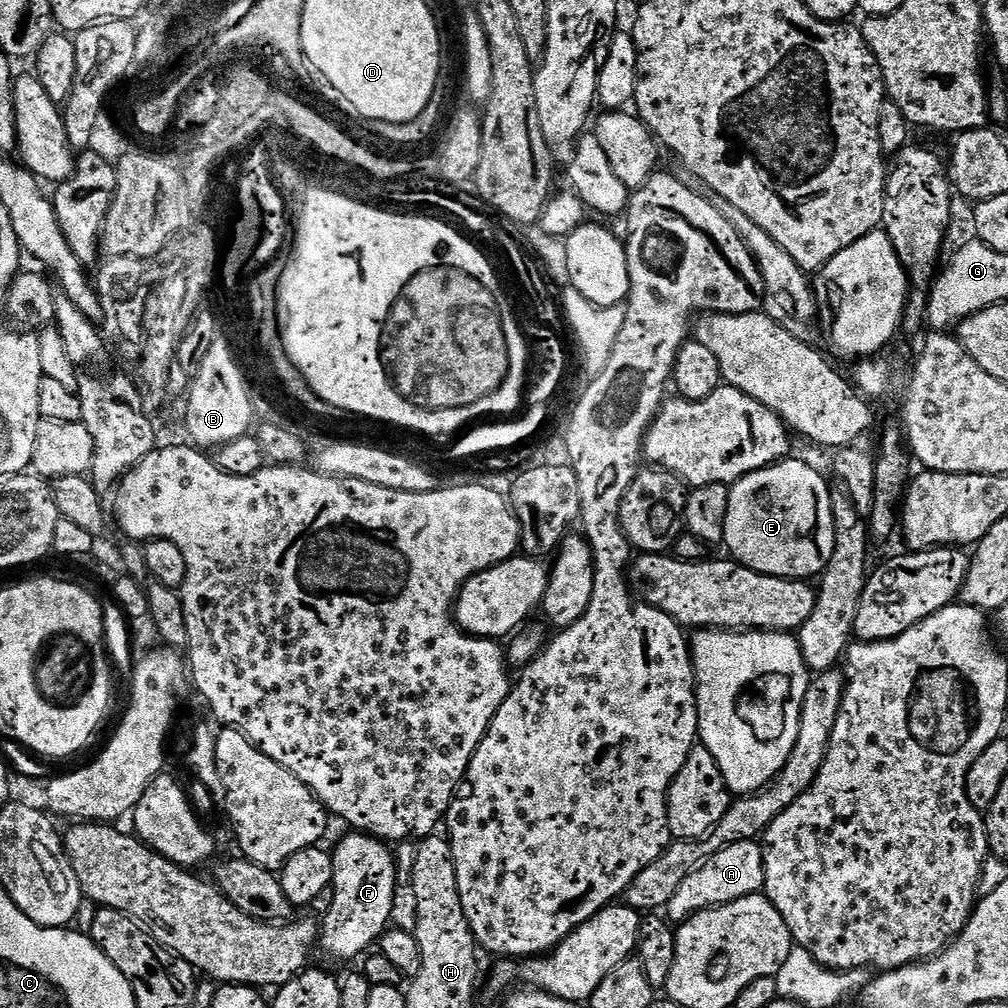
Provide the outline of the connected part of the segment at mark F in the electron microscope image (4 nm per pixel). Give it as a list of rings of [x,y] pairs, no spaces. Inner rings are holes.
[[[352,830],[347,834],[349,836],[342,837],[336,848],[331,849],[334,906],[323,913],[322,927],[318,932],[318,948],[332,960],[359,961],[369,951],[367,948],[371,944],[373,947],[393,923],[398,856],[388,849],[391,847],[385,841],[377,840],[366,832]]]

